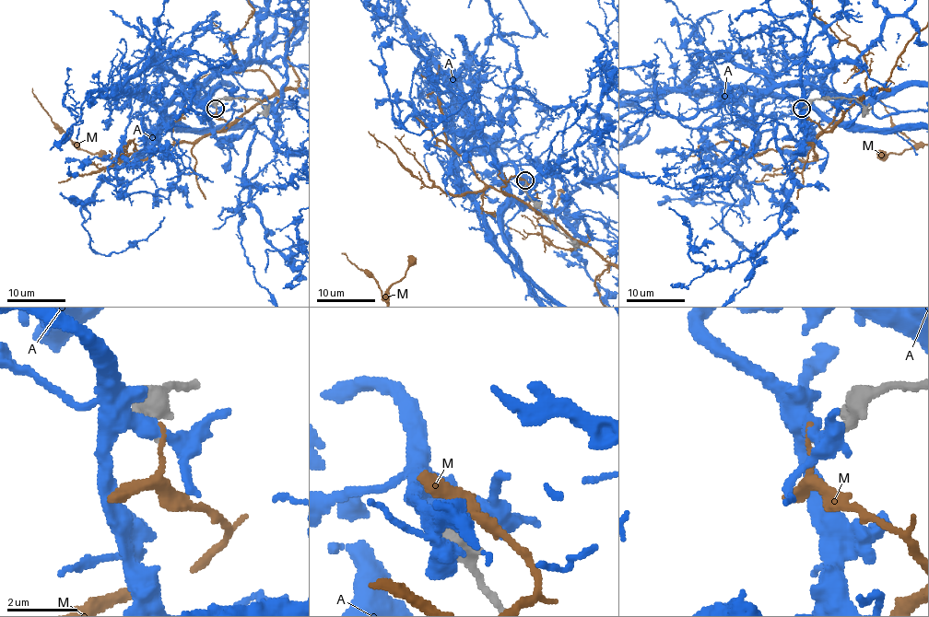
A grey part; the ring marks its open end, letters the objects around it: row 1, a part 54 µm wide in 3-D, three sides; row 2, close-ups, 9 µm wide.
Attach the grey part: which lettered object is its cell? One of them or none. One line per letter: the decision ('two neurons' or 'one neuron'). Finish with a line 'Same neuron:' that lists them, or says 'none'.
A: two neurons
M: two neurons
Same neuron: none

